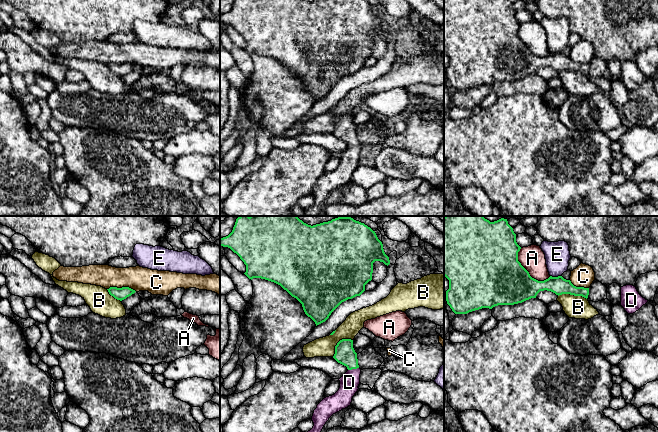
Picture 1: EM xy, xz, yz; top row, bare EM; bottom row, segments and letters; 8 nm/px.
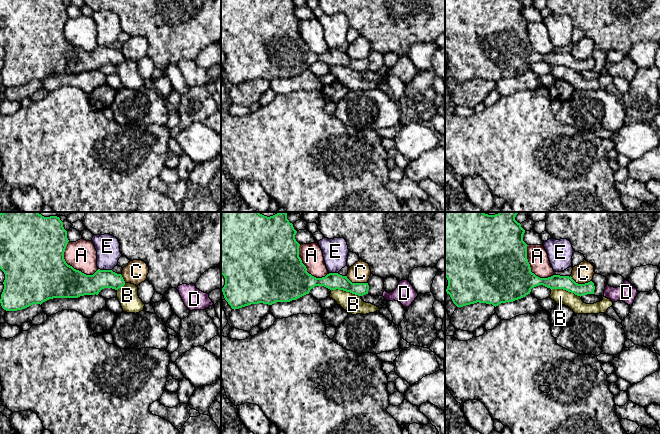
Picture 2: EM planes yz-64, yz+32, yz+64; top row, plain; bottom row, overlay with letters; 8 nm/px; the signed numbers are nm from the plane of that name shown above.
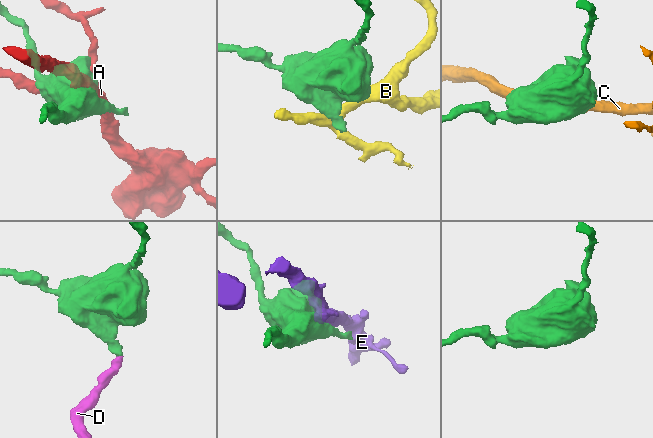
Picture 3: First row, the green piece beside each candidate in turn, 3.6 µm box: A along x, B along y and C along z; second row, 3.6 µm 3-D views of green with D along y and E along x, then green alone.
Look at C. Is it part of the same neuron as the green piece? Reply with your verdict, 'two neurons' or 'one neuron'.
two neurons

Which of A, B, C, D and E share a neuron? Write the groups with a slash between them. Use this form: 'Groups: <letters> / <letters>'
Groups: A / B / C / D / E

